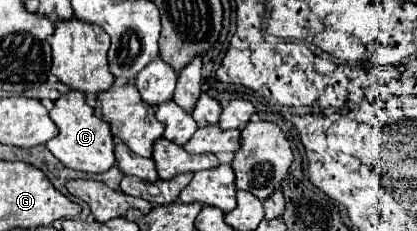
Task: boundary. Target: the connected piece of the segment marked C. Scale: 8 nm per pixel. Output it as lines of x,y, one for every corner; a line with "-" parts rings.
68,91
64,93
50,111
52,121
60,129
60,133
46,143
46,147
58,157
66,167
88,171
88,173
102,173
108,171
114,165
114,143
108,123
104,123
100,117
94,115
94,109
86,105
86,99
80,91

